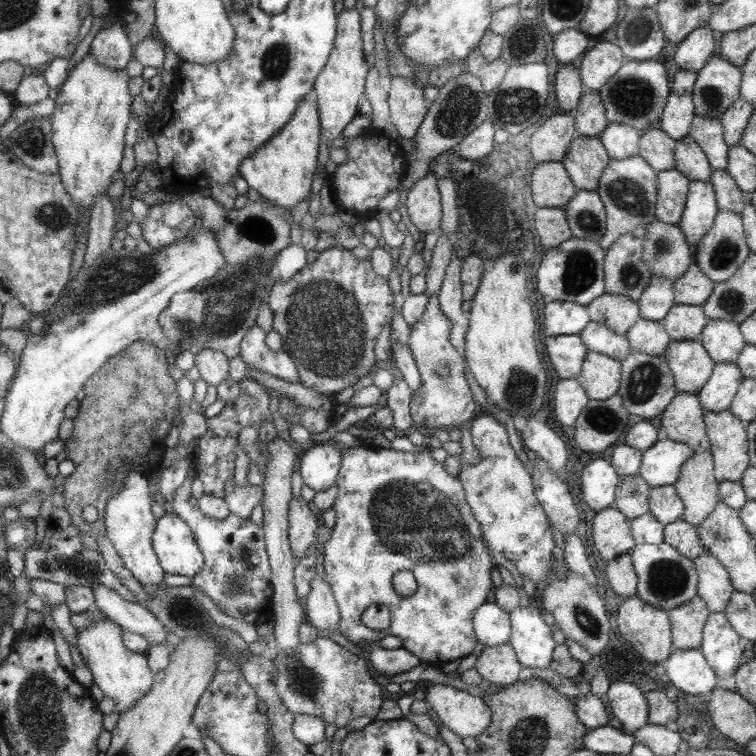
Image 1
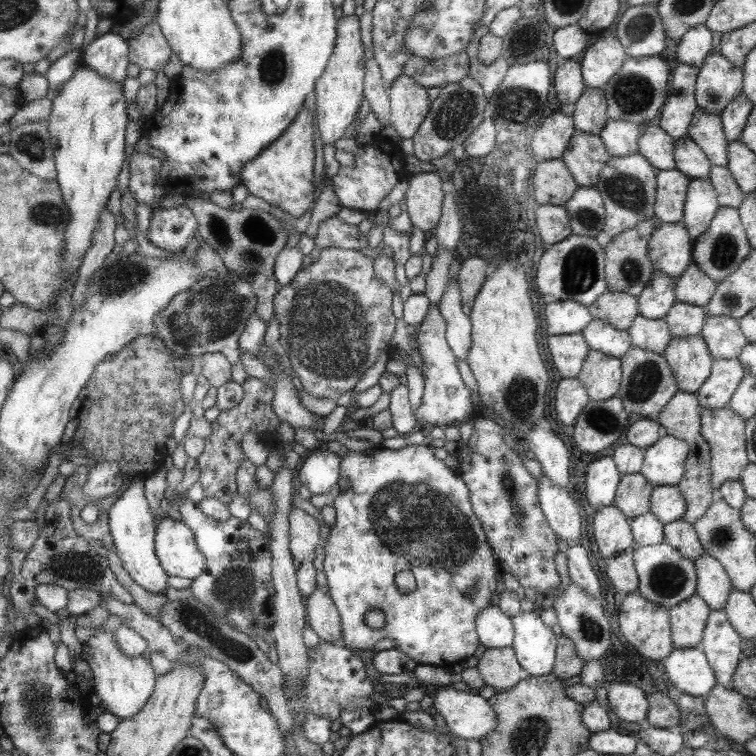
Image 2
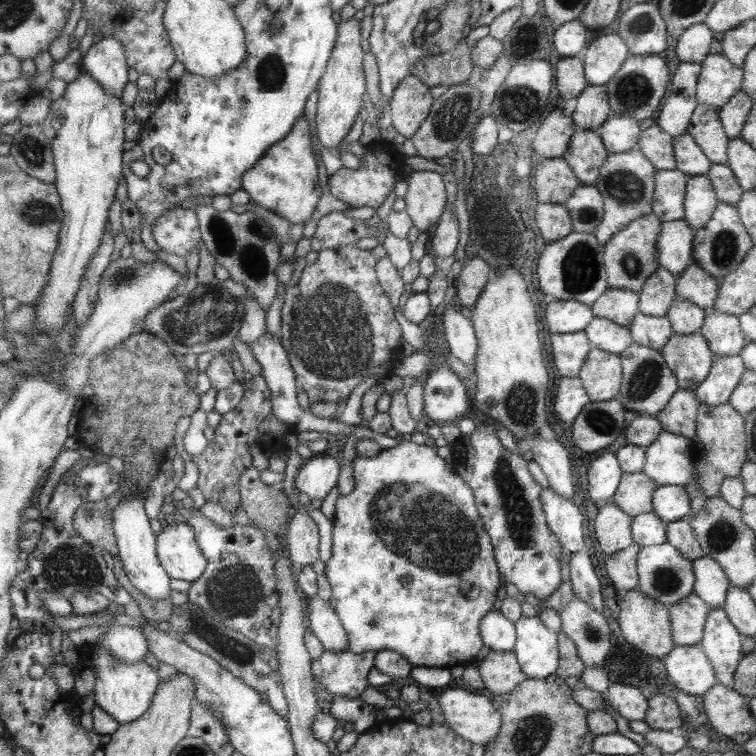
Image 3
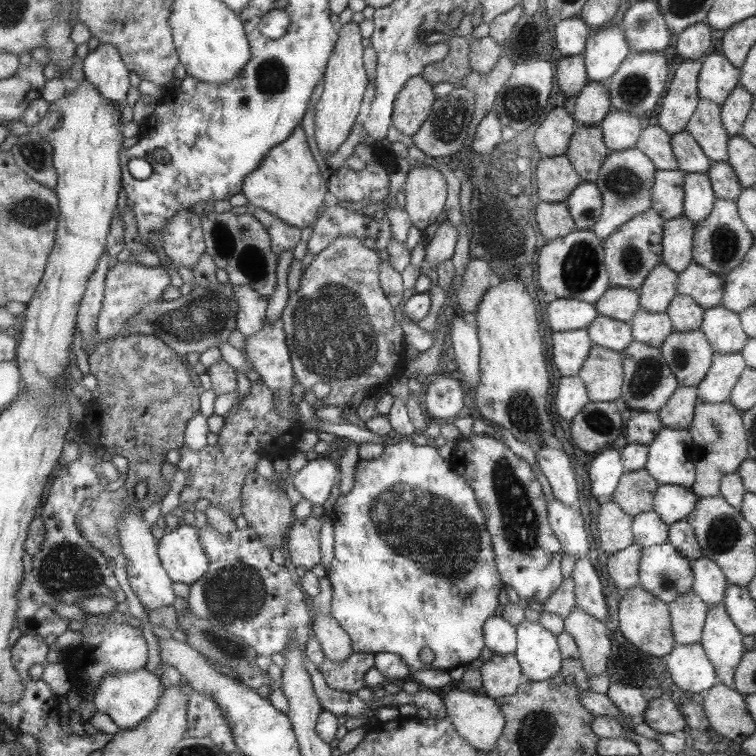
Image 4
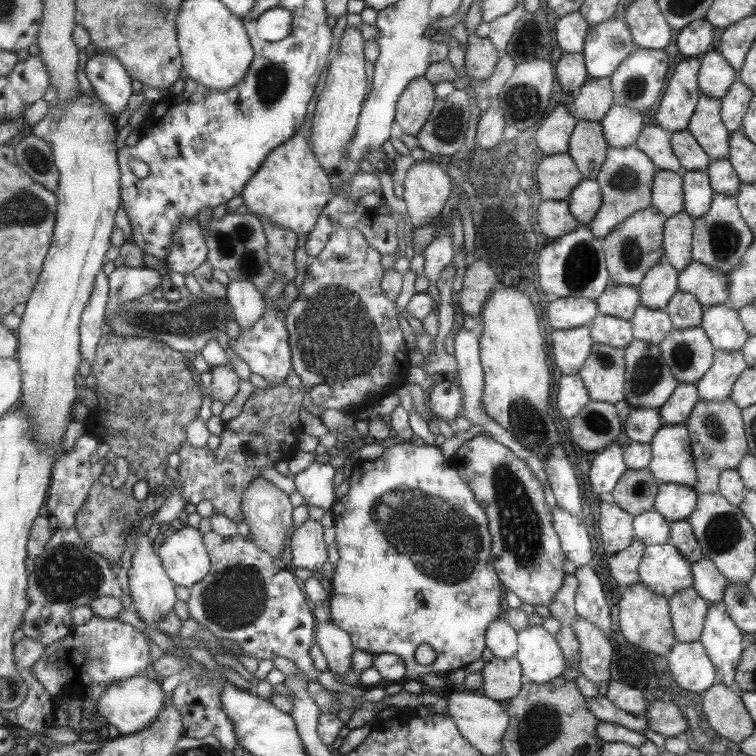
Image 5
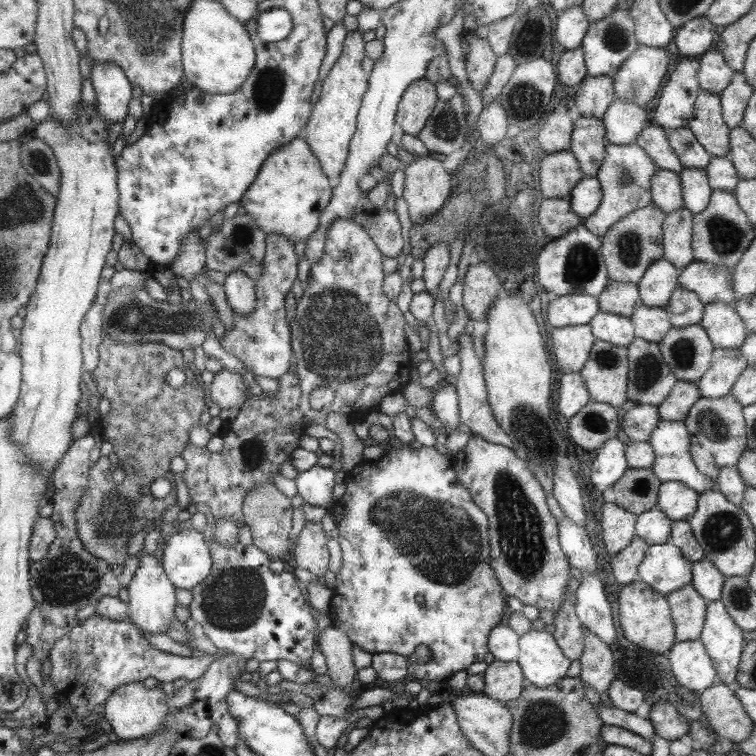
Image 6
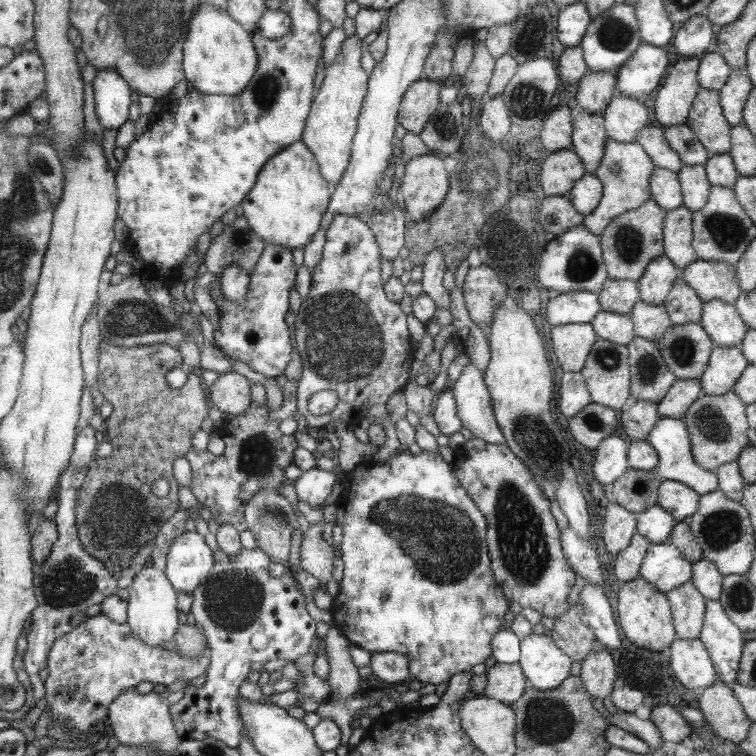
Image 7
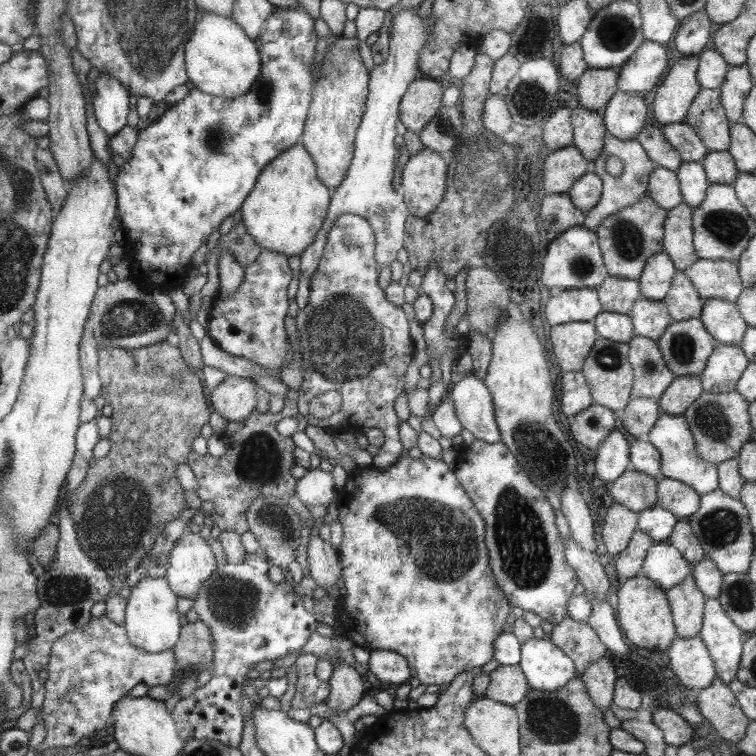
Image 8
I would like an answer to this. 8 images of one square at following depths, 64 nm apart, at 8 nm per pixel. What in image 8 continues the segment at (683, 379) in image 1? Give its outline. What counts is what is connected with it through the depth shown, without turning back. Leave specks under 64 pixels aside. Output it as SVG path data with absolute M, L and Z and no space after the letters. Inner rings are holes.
M697 318L672 321L657 342L676 377L700 376L718 343Z

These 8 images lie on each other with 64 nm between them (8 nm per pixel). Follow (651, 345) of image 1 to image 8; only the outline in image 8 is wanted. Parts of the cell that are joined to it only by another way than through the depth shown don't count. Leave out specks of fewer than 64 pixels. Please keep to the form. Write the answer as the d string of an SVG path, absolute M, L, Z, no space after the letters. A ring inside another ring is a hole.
M642 296L638 298L629 315L632 319L634 334L654 341L666 332L673 321L666 302L651 301Z

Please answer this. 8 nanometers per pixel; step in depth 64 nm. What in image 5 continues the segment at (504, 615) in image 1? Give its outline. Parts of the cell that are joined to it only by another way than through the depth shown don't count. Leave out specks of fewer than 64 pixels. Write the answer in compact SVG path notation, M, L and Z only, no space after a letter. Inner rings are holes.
M494 620L486 630L486 646L494 657L510 659L516 657L518 650L517 630L514 630L508 621Z

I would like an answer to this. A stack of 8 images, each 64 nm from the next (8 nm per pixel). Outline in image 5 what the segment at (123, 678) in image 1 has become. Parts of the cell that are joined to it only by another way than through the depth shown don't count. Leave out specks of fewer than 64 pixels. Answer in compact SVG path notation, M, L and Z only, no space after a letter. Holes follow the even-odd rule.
M145 673L134 678L110 682L105 693L95 701L93 709L114 728L117 728L122 736L128 736L152 725L158 714L165 709L166 698L164 692L160 690L158 680L151 680Z

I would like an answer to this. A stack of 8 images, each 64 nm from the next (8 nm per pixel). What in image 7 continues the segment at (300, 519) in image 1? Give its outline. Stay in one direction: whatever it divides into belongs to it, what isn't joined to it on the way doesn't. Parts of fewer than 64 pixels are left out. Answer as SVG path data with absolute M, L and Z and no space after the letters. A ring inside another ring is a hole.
M323 523L312 524L302 536L300 546L300 568L310 572L321 584L332 578L334 570L334 550L322 538Z

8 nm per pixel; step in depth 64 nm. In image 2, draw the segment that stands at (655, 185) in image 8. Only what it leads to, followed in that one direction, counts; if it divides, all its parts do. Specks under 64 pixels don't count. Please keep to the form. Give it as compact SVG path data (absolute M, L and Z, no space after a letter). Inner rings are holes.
M677 169L657 172L656 218L660 223L684 220L690 178Z

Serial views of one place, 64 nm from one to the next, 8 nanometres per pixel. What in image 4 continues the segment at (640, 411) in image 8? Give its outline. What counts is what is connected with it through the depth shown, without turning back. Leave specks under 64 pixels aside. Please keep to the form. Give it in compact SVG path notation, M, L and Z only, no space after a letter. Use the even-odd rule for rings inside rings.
M654 412L630 413L626 423L626 439L629 443L650 445L661 433L660 415Z

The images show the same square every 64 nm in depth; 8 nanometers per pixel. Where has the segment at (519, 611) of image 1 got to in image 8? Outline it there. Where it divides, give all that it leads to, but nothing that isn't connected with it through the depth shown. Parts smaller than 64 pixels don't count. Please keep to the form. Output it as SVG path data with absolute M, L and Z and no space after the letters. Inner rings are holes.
M532 637L521 644L521 661L530 688L554 692L576 676L572 660L550 639Z

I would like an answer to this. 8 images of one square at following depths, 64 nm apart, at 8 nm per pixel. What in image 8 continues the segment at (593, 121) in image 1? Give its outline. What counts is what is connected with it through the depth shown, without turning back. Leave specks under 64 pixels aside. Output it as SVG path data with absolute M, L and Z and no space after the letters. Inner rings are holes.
M589 67L576 80L579 106L602 112L612 100L618 88L618 69L599 69Z

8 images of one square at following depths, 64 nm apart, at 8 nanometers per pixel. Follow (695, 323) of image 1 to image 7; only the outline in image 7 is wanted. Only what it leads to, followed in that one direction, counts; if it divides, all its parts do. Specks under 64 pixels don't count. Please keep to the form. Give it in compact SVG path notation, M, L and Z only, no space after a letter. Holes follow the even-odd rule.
M678 276L672 292L669 293L663 305L666 307L673 325L698 323L704 316L704 300L681 276Z

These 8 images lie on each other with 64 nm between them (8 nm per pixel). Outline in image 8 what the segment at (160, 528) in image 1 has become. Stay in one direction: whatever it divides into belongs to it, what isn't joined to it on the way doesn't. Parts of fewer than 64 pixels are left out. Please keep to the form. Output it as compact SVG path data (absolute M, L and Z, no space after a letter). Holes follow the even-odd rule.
M184 533L170 551L165 577L182 598L197 598L204 582L216 570L214 554L204 537Z

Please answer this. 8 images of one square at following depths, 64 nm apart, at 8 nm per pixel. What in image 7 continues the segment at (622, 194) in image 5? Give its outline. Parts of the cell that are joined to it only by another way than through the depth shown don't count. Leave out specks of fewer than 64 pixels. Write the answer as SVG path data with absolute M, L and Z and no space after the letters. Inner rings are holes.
M608 138L604 160L596 171L596 176L604 183L604 196L594 212L585 215L583 224L589 227L589 230L593 231L595 235L600 236L606 228L609 228L610 221L626 211L637 209L646 204L646 201L652 198L650 181L655 169L656 164L653 159L646 153L645 147L638 144L637 140L631 143L619 143Z

